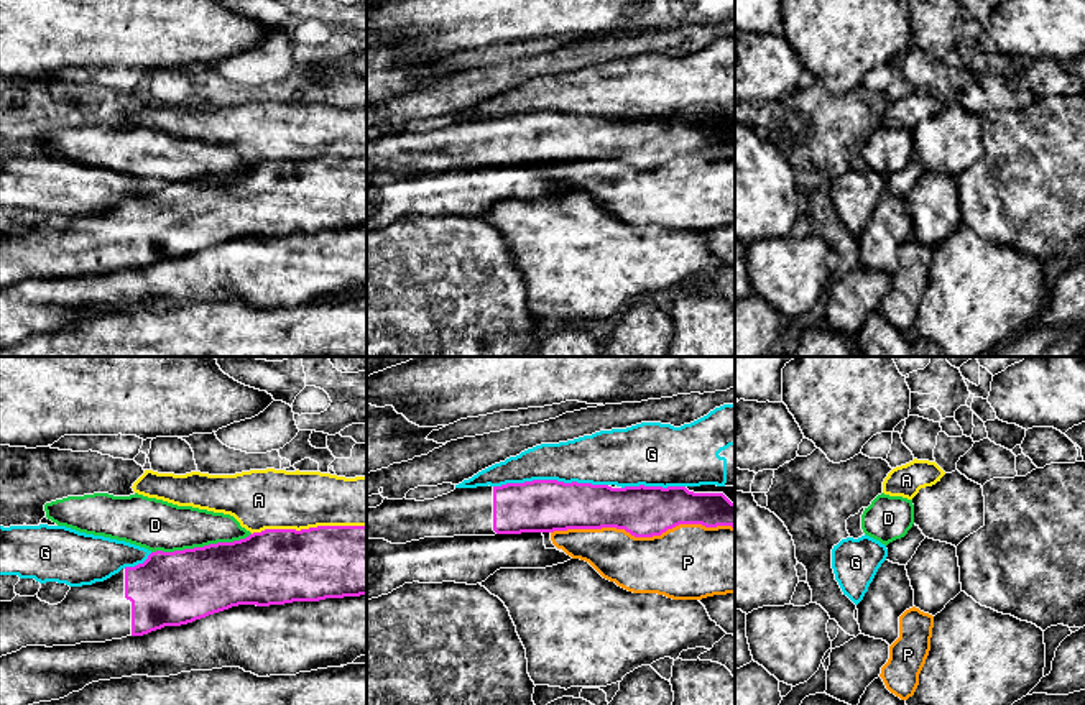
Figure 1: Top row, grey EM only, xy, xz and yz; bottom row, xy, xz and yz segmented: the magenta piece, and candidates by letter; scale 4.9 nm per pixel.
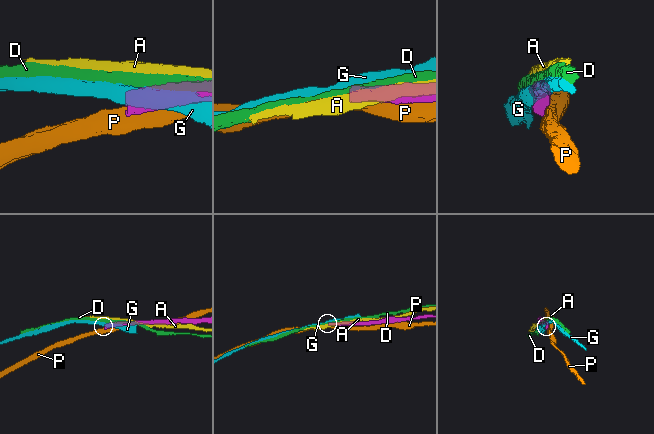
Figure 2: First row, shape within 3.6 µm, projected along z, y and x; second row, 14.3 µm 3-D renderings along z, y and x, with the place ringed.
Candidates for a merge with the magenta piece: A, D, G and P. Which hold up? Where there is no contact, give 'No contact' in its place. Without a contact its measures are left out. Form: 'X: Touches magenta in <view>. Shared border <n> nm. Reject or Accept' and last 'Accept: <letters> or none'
A: Touches magenta in xy. Shared border 550 nm. Reject
D: Touches magenta in xy. Shared border 500 nm. Reject
G: Touches magenta in xz. Shared border 550 nm. Reject
P: Touches magenta in xz. Shared border 900 nm. Reject
Accept: none

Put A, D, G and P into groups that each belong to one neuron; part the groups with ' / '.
A / D / G / P

